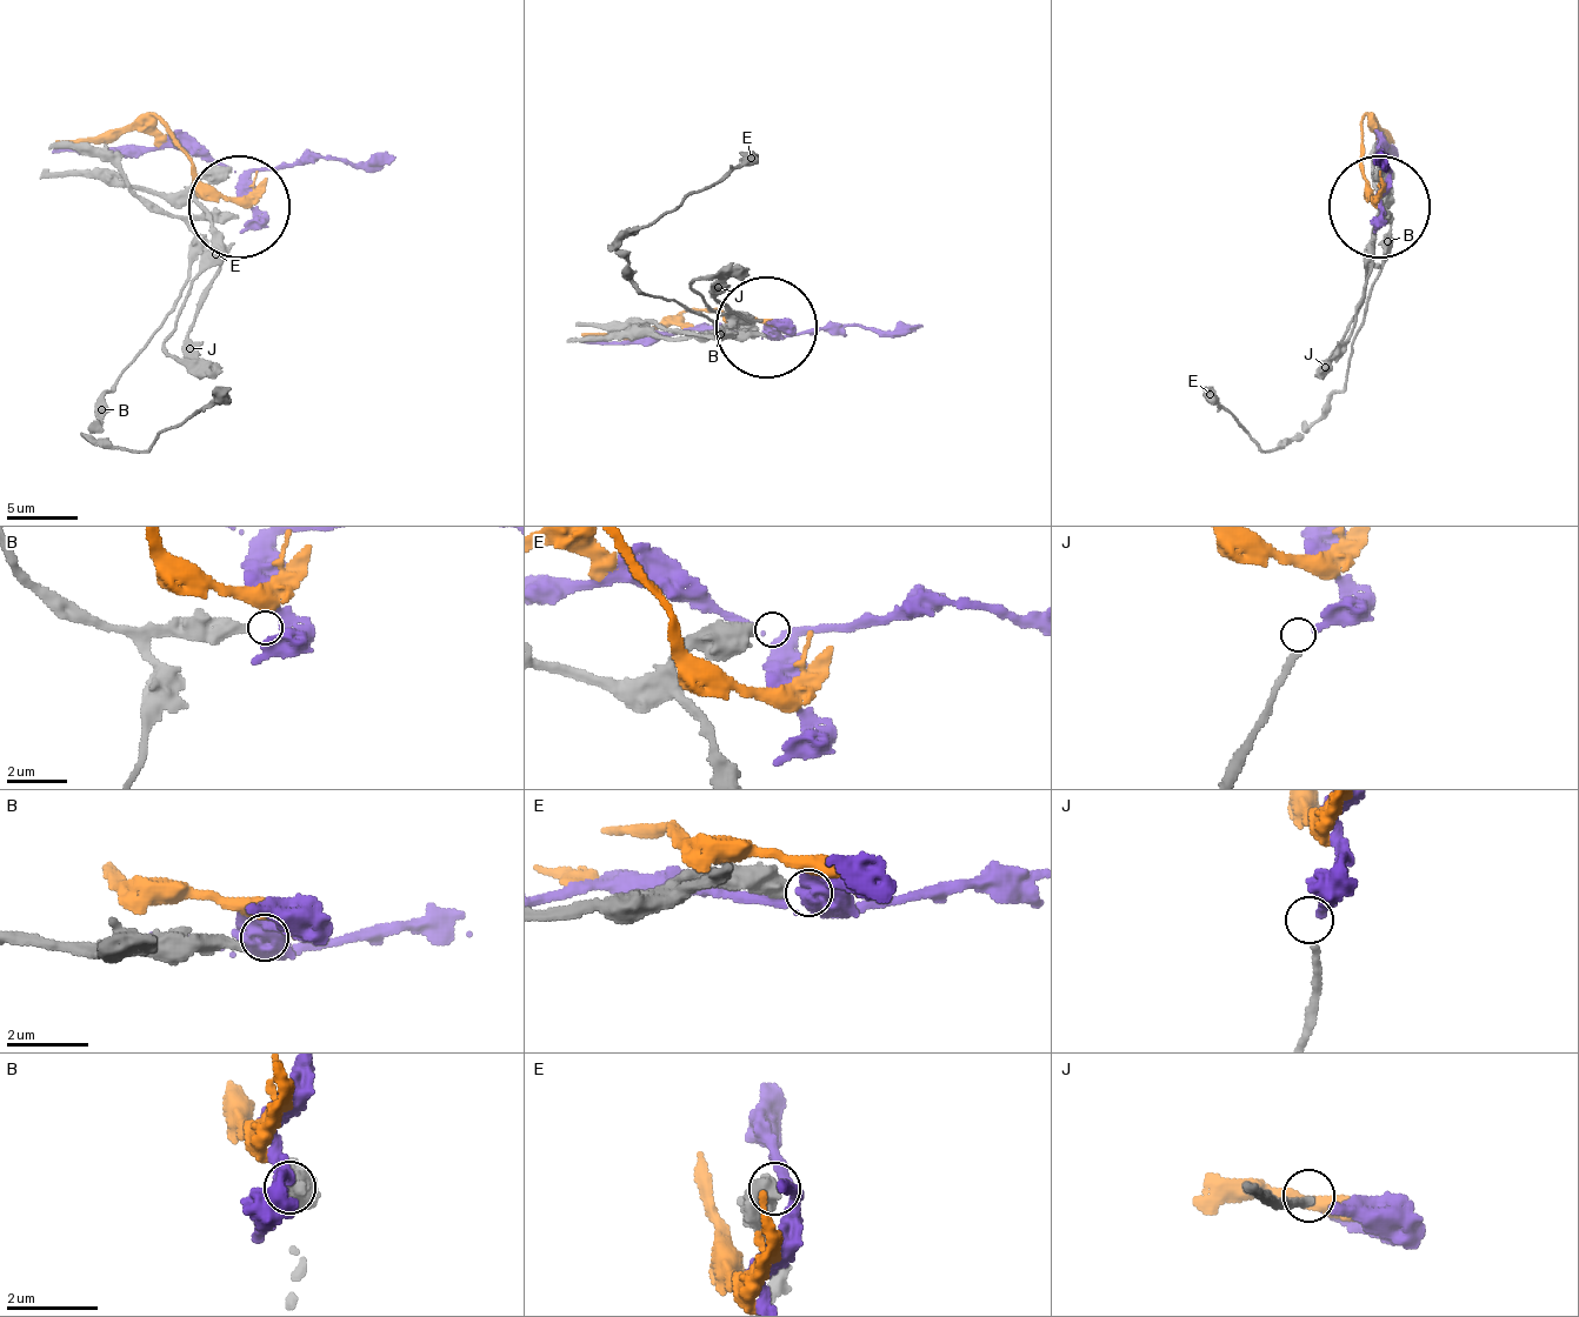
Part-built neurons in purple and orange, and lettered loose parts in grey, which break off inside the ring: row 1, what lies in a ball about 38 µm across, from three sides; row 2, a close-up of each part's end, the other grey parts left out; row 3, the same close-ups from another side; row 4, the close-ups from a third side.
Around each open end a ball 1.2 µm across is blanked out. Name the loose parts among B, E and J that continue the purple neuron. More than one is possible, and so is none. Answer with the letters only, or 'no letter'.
J

